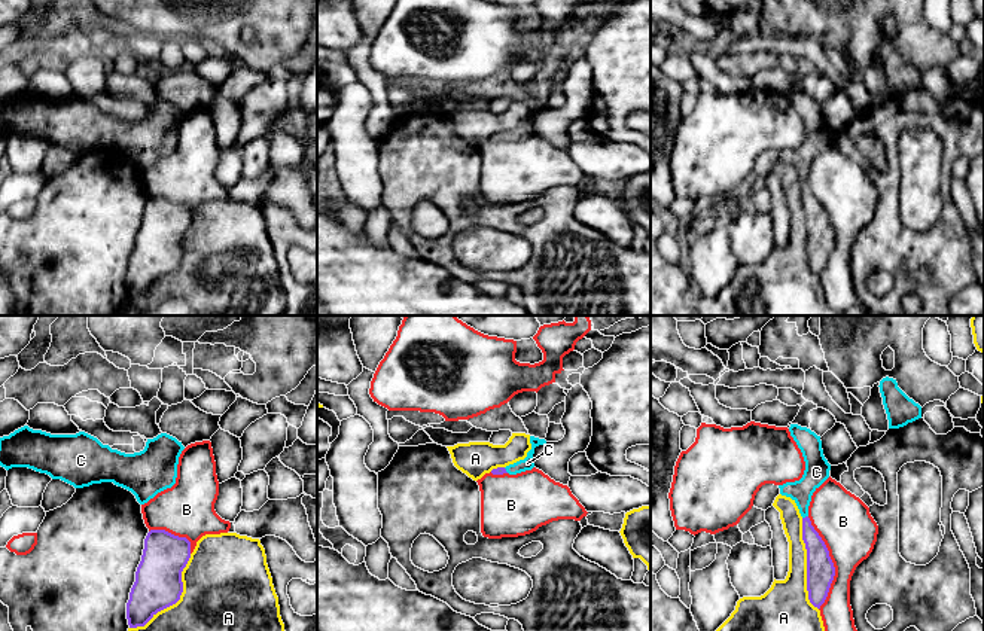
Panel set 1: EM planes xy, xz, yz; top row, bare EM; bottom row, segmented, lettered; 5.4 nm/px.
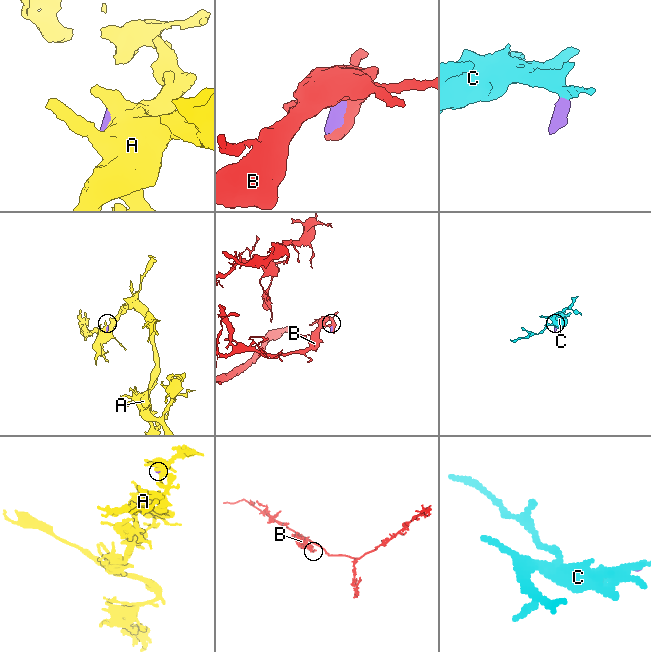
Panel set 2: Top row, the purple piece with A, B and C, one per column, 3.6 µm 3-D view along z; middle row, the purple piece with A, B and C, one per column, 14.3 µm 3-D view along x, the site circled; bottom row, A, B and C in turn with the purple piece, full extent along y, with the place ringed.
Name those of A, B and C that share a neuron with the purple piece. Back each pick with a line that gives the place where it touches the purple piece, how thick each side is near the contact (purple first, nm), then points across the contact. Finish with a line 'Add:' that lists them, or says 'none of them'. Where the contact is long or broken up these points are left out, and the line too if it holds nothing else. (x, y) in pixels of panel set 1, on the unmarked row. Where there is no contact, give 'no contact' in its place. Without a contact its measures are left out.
C: yz (806, 183) | 130/130 nm | across yz (818, 222), (806, 183), (804, 154), (816, 139)
Add: C

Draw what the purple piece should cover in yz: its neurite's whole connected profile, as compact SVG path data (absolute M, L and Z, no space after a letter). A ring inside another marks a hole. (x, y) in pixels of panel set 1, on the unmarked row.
M790 91L789 98L802 119L805 137L799 147L786 149L779 155L782 162L790 164L796 170L802 183L808 266L814 274L820 275L834 247L835 234L825 208L811 192L808 173L813 159L829 144L831 131L823 122L820 103L798 91Z

